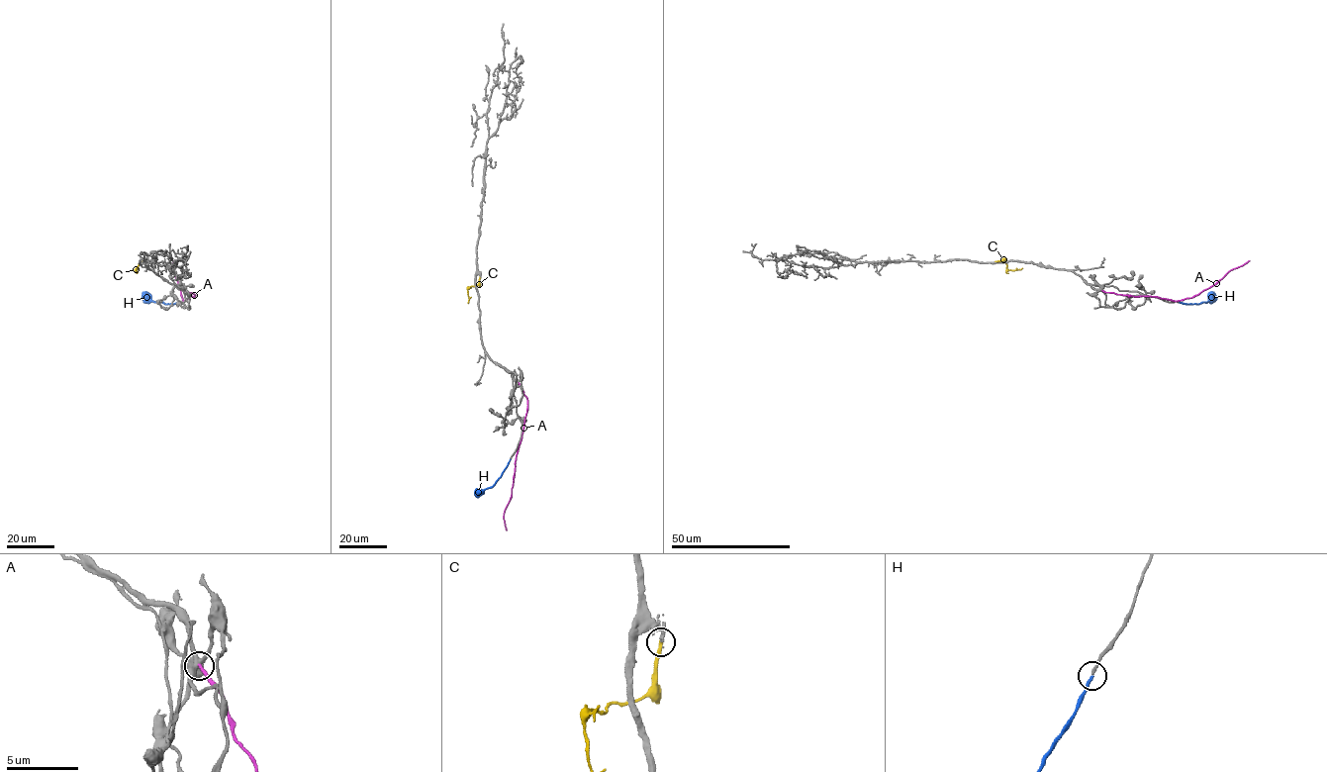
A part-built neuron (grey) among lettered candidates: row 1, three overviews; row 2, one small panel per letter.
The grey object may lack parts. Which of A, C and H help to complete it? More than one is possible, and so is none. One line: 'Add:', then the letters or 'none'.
Add: H

